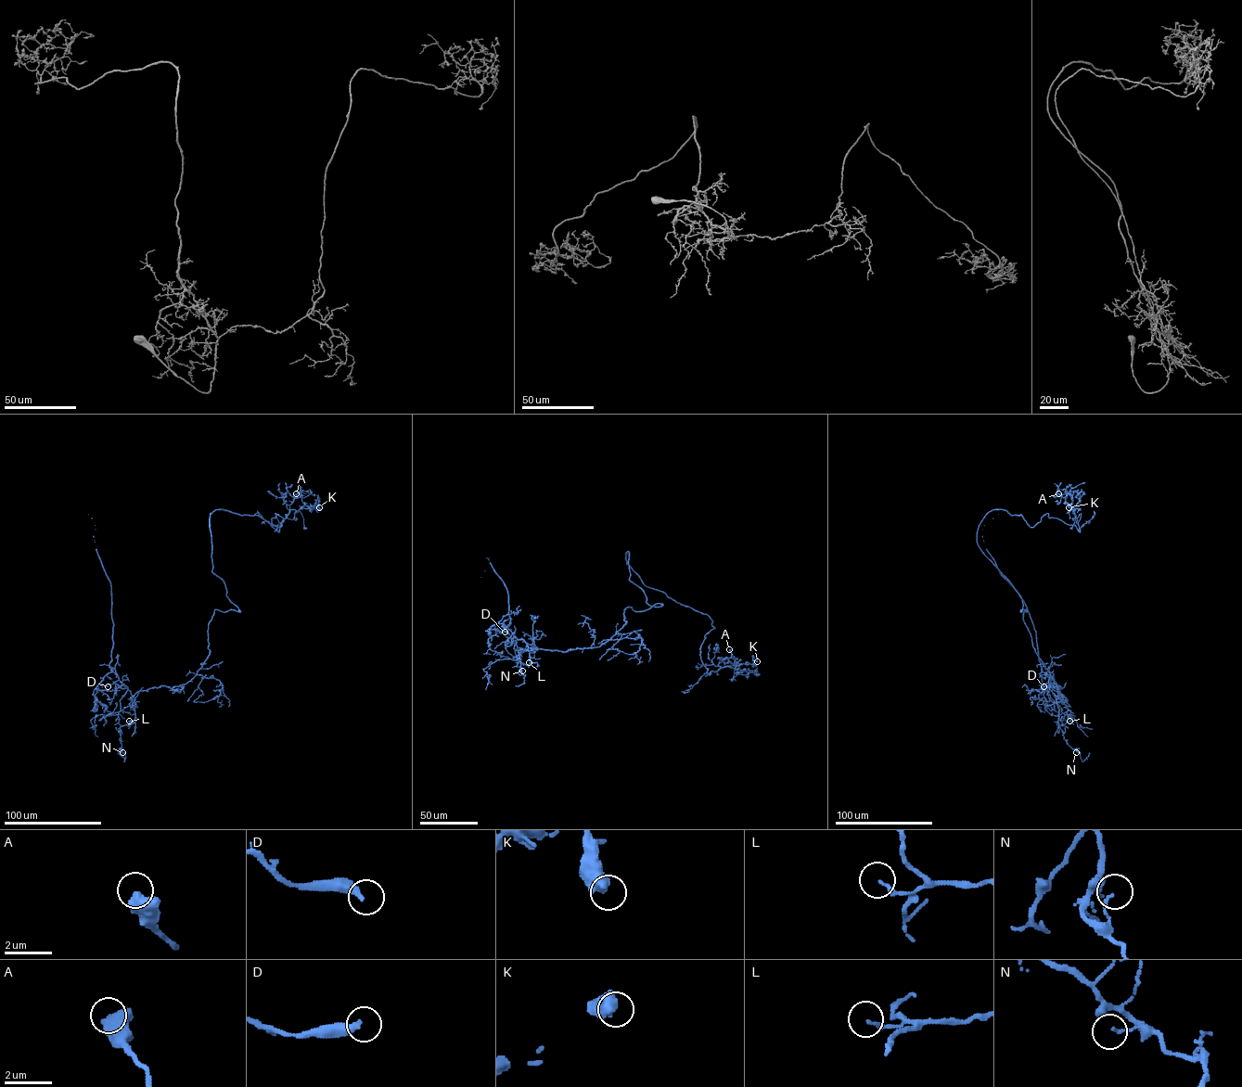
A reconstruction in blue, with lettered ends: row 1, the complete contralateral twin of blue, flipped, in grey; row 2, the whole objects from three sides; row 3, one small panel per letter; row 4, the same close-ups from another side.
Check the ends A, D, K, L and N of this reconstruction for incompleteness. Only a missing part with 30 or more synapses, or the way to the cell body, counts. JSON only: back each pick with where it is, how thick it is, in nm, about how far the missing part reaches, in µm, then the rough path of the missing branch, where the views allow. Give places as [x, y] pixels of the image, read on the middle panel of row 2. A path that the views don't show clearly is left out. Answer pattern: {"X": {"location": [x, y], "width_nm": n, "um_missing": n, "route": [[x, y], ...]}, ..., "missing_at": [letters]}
{"missing_at": []}

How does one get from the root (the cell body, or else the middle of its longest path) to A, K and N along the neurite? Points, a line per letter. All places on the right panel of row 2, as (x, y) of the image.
A: (1026, 611), (978, 545), (979, 526), (1004, 509), (1031, 527), (1047, 513), (1080, 531), (1058, 493)
K: (1026, 611), (978, 545), (979, 525), (991, 511), (1004, 509), (1031, 527), (1047, 513), (1080, 531), (1069, 507)
N: (1026, 611), (1023, 620), (1032, 646), (1057, 688), (1060, 687), (1056, 699), (1059, 727), (1067, 743), (1076, 752)

